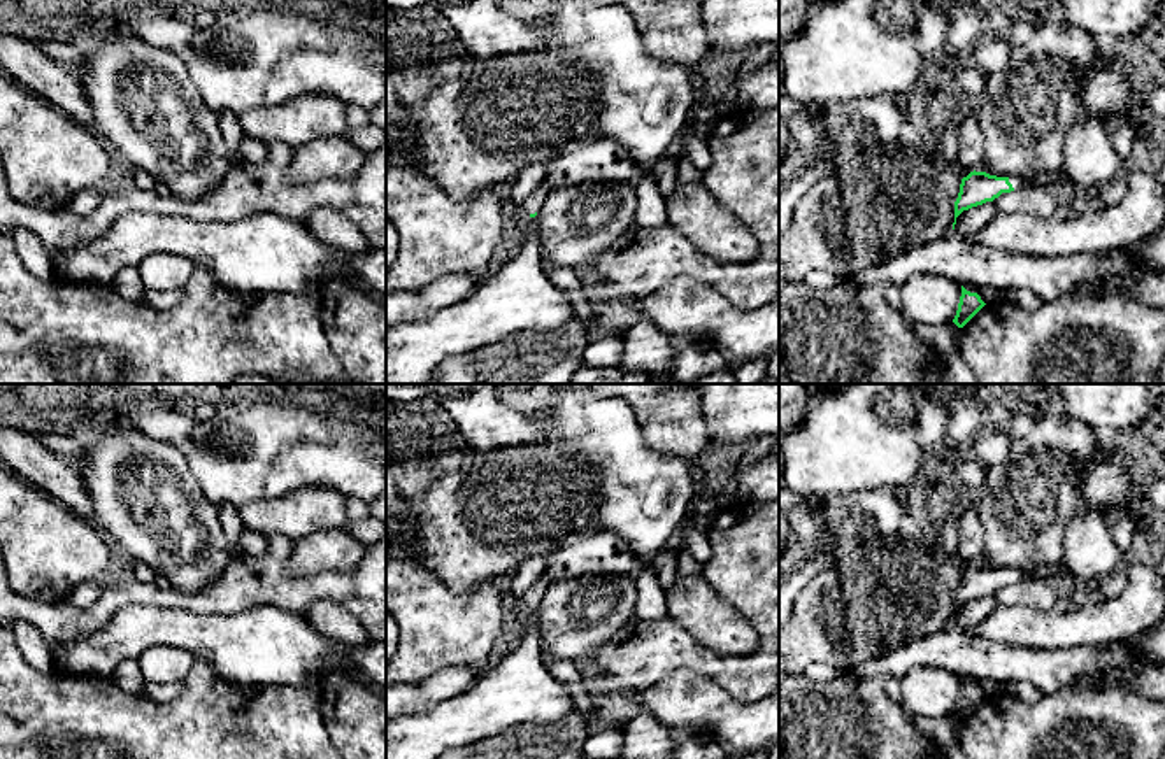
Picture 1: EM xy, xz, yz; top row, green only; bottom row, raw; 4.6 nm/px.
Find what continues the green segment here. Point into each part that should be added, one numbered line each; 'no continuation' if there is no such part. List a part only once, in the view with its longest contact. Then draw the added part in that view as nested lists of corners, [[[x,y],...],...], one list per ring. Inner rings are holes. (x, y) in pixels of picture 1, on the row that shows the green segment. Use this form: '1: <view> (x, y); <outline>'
1: yz (1018, 181); [[[1014,175],[1009,177],[1009,182],[1012,184],[1014,189],[1025,189],[1030,184],[1033,184],[1035,175]]]

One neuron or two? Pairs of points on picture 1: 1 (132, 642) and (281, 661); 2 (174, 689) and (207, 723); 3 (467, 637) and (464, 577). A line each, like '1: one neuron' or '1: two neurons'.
1: one neuron
2: two neurons
3: two neurons

